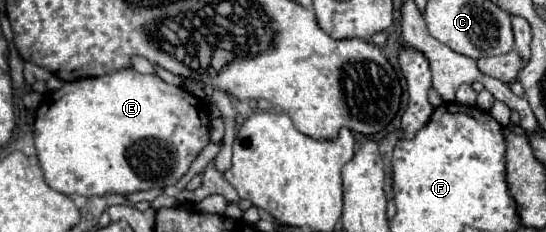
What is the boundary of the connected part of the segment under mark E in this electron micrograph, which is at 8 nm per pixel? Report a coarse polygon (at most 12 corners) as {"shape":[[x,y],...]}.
{"shape":[[155,73],[65,83],[35,115],[65,195],[175,185],[209,107]]}

